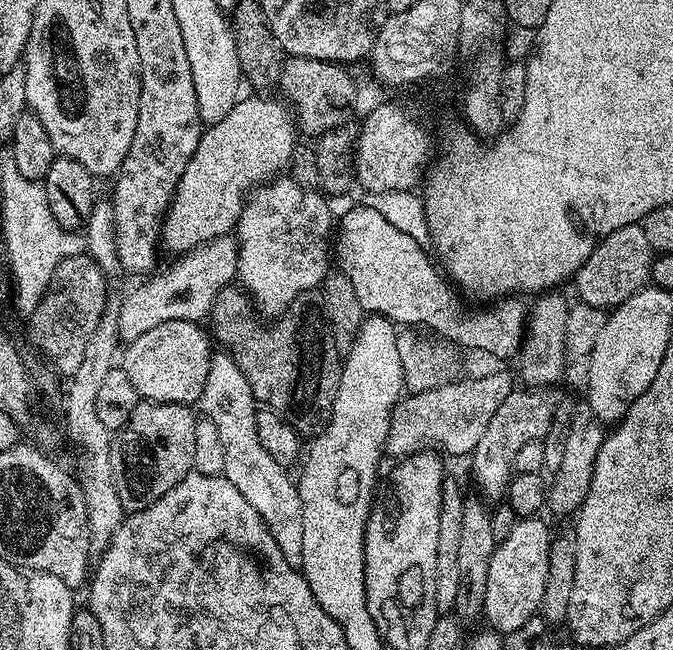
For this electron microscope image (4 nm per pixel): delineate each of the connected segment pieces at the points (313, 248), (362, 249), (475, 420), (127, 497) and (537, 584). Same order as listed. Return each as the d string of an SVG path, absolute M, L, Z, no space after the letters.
M273 179L248 200L234 229L240 246L236 267L239 283L248 293L255 311L261 317L268 316L264 318L281 316L300 293L319 289L324 275L330 270L330 237L334 232L334 217L327 209L325 197L319 191L307 192L302 185L284 179Z
M356 204L348 214L339 217L334 234L334 262L353 284L365 313L384 316L402 328L428 326L451 345L478 350L500 360L519 355L528 313L521 297L501 297L480 310L462 313L461 295L437 268L423 243L398 230L365 204Z
M488 372L473 380L455 380L424 392L405 395L397 402L384 443L387 455L403 458L421 450L439 450L452 456L467 457L476 449L490 418L494 418L498 406L502 406L514 390L514 380L512 384L511 378L504 372Z
M141 402L136 405L134 414L130 414L123 428L112 436L112 445L108 451L110 466L125 513L146 510L146 506L158 502L166 490L178 486L178 482L182 482L182 478L193 471L194 426L197 417L192 416L192 411L186 404Z
M540 518L517 519L510 534L497 543L490 558L483 619L488 620L487 627L493 633L507 634L518 630L518 626L523 626L539 613L542 590L546 590L546 574L550 570L550 546L554 539L553 533L548 533L542 521Z

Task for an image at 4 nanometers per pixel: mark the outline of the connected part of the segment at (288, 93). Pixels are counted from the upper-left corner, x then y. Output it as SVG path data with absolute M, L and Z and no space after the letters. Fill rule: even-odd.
M288 56L282 66L278 85L283 99L294 113L296 127L311 138L319 138L330 130L341 127L356 100L356 84L352 81L349 69L339 62L306 58L305 56Z

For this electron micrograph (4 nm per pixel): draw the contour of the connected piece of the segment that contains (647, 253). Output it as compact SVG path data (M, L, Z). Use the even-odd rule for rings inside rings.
M643 223L614 230L614 234L596 243L590 258L586 258L586 262L582 262L582 266L576 271L574 285L576 284L578 300L605 310L617 308L622 302L626 302L626 298L649 283L653 259L654 253L646 238Z

